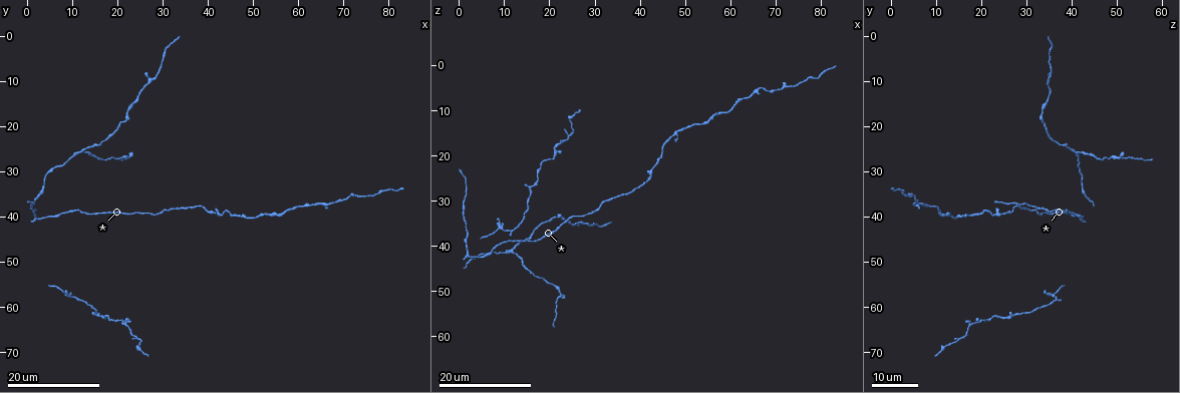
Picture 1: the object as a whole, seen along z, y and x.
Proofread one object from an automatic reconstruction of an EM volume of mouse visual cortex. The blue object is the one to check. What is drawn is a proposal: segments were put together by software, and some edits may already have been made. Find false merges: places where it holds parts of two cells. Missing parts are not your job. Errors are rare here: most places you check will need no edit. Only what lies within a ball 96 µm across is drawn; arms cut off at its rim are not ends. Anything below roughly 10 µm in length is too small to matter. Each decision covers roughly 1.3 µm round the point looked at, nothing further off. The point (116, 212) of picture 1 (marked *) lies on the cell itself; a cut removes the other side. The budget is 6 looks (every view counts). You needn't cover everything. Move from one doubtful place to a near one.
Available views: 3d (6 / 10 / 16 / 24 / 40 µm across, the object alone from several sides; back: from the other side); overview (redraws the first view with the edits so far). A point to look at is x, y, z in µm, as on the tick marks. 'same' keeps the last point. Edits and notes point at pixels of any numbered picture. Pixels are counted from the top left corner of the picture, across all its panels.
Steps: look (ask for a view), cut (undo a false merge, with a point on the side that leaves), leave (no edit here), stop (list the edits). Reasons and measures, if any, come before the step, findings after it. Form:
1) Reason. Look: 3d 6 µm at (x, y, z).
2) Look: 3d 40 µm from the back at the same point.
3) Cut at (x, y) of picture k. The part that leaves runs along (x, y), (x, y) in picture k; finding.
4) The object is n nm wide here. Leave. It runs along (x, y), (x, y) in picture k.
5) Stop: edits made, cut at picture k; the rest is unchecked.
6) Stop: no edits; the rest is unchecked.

Three-way junction. Look: 3d 24 µm at (12.0, 26.0, 41.5).

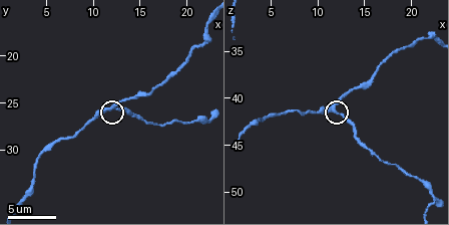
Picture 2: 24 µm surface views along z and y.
Look: 3d 10 µm at (11.8, 25.8, 41.4).

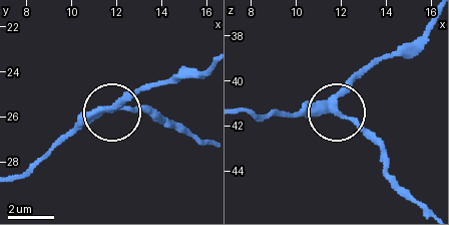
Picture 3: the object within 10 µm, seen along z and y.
The object is 280 nm wide here. Leave. One cell here.

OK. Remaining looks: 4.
Thick turns thin. Look: 3d 6 µm at (22.4, 26.8, 50.4).

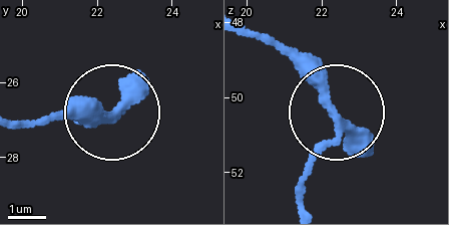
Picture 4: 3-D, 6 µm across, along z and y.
3 arms meet here. Leave. It runs along (246, 30), (274, 46), (341, 123), (297, 187) in picture 4; all the same cell.

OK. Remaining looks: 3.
Small branch off a trunk. Look: 3d 24 µm at (21.5, 63.5, 17.0).

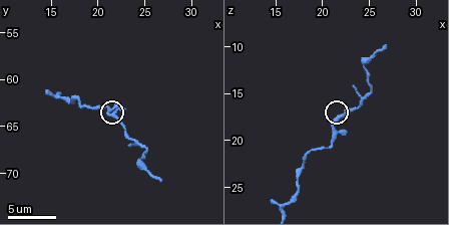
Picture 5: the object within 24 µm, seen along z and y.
Look: 3d 6 µm at (22.0, 64.2, 17.4).

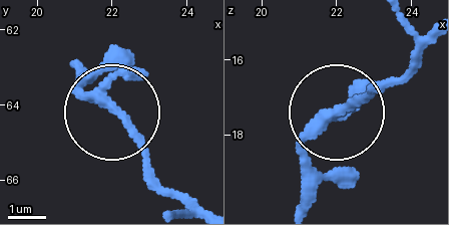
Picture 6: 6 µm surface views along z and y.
3 arms meet here. Leave. All the same cell.

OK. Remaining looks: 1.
Stop: no edits; the rest is unchecked.

